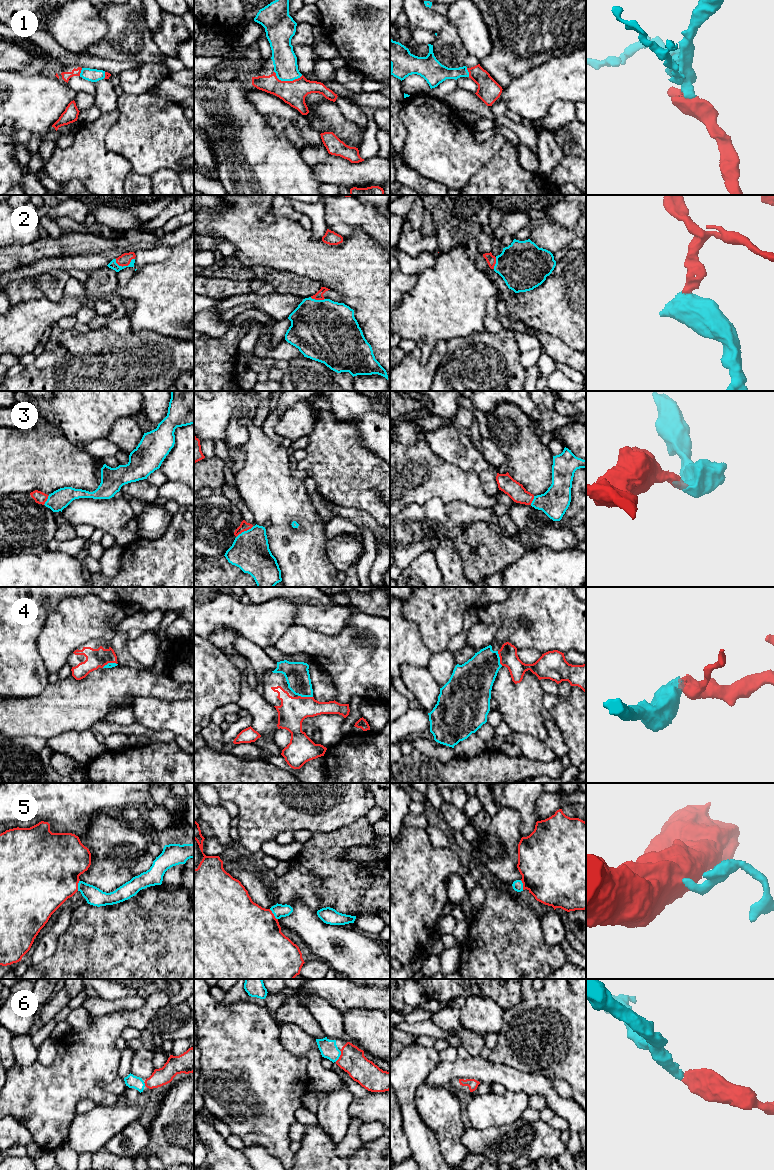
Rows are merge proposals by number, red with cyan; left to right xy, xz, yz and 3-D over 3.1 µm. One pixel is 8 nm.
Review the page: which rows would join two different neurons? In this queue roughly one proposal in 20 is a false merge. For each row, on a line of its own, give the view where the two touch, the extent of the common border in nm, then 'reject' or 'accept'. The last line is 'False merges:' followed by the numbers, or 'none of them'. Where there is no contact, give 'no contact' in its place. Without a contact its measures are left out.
1: contact in xz; length 240 nm; accept
2: contact in xy; length 160 nm; accept
3: contact in xz; length 170 nm; accept
4: contact in xz; length 120 nm; accept
5: contact in xz; length 110 nm; accept
6: contact in xz; length 100 nm; accept
False merges: none of them

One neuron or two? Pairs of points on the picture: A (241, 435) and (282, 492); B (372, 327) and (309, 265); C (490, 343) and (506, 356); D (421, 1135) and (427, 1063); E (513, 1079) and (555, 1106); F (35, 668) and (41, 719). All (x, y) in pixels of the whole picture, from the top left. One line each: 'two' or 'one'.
A: two
B: one
C: one
D: one
E: one
F: two

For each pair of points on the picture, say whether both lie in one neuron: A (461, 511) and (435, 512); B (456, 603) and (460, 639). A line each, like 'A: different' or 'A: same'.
A: same
B: different

